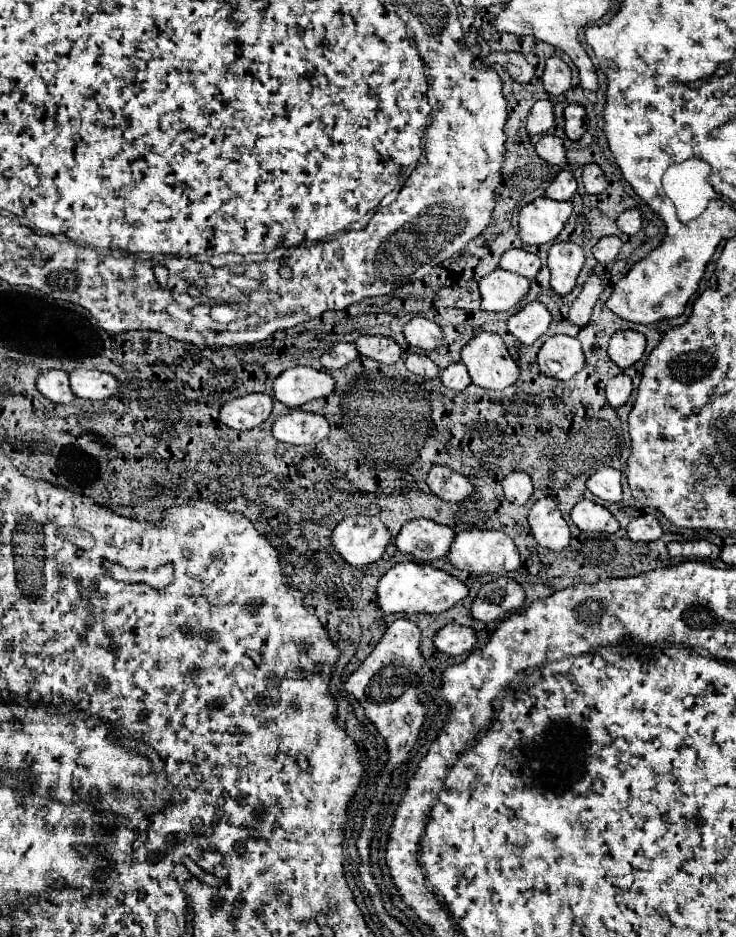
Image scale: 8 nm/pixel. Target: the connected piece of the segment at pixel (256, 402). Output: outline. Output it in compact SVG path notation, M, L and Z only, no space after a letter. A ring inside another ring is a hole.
M249 393L245 397L237 397L227 401L221 407L219 419L231 429L245 431L261 425L271 415L273 401L265 393Z

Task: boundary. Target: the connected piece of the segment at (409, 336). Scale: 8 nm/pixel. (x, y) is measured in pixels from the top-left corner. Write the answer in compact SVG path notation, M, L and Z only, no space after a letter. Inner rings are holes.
M413 317L405 327L403 335L409 345L423 347L423 349L435 349L441 345L441 327L425 317Z

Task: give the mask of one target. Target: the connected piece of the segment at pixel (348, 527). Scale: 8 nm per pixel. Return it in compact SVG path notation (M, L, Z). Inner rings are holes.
M355 515L345 517L335 527L331 541L347 563L363 567L381 559L391 541L391 533L377 517Z

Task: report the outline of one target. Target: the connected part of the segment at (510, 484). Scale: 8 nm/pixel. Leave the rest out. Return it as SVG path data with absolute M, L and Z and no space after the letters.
M513 471L513 473L509 473L509 475L503 479L503 491L505 491L505 497L507 497L511 503L517 503L517 505L527 503L527 499L529 499L531 493L533 493L531 475L525 473L525 471Z

